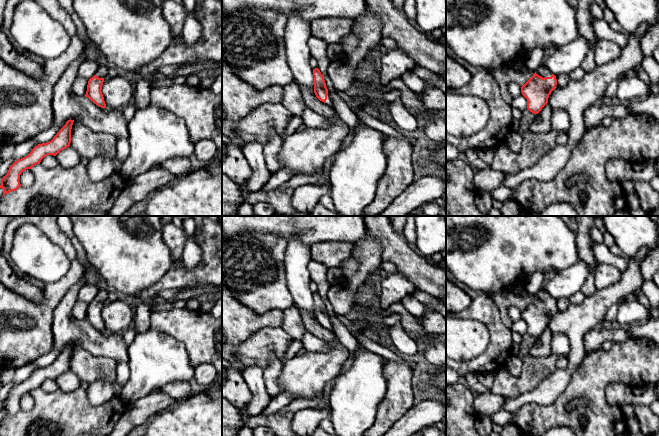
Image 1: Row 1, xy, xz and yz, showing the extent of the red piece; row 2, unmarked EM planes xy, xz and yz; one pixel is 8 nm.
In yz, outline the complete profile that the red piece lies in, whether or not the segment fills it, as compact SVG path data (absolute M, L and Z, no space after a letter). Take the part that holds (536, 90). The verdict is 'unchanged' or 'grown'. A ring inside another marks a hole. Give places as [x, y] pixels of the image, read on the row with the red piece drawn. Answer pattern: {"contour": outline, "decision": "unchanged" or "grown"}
{"contour": "M542 65L521 87L522 95L527 99L527 109L538 114L548 103L551 92L556 88L557 79Z", "decision": "grown"}

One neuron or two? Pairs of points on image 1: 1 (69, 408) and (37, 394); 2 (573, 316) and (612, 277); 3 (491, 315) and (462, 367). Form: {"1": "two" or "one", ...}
{"1": "one", "2": "two", "3": "one"}

